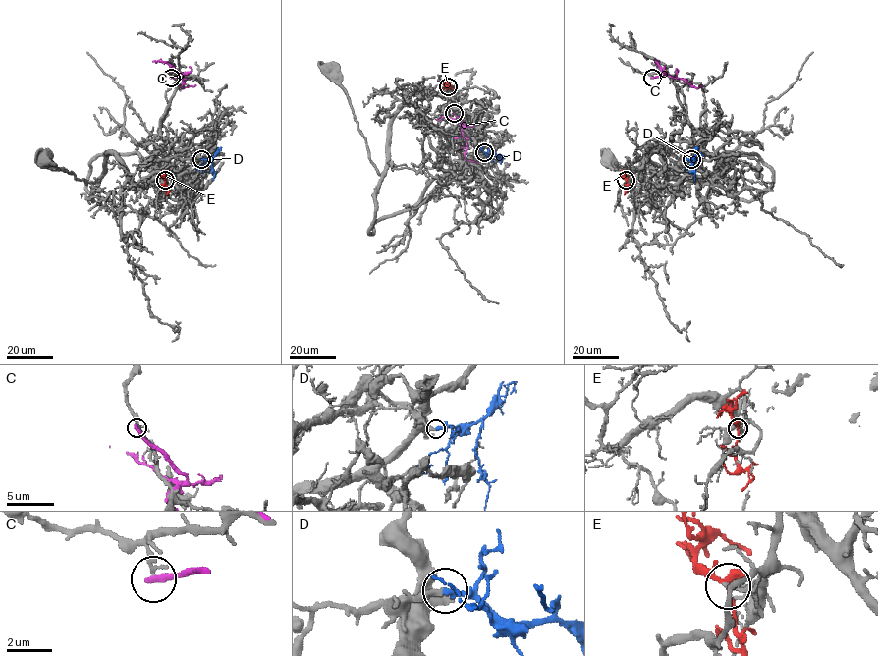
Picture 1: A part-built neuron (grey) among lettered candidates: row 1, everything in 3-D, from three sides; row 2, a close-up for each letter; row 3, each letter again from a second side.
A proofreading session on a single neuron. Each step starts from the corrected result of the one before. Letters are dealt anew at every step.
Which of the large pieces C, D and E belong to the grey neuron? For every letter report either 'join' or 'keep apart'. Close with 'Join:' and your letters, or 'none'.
C: keep apart
D: join
E: keep apart
Join: D

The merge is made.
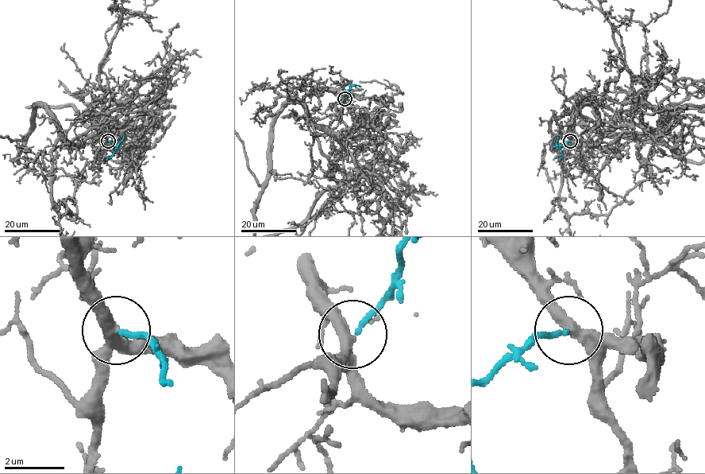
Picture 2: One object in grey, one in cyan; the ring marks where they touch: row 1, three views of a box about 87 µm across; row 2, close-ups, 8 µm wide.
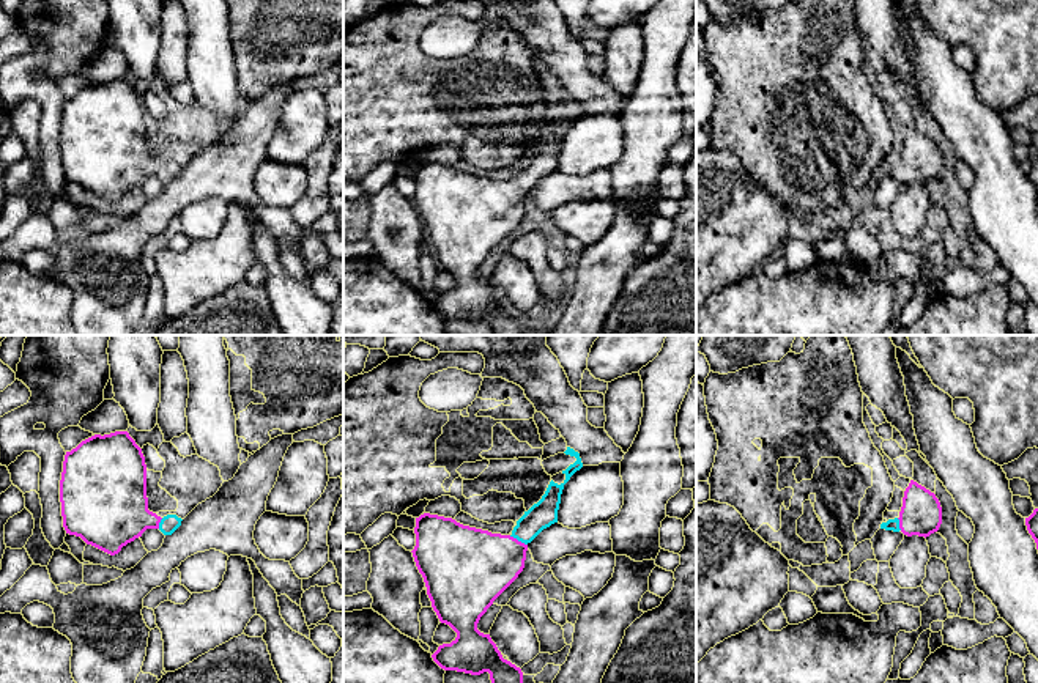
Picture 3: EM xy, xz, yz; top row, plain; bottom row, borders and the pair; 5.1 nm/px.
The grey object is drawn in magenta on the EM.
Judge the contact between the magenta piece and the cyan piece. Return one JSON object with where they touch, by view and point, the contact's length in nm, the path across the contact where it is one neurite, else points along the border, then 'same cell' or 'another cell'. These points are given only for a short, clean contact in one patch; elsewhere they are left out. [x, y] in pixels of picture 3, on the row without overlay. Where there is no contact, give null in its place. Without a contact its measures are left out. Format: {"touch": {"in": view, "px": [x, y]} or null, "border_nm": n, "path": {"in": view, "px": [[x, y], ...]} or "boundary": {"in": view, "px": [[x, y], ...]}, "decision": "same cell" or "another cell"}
{"touch": {"in": "xz", "px": [517, 188]}, "border_nm": 110, "path": {"in": "xz", "px": [[476, 214], [496, 208], [517, 188], [544, 161]]}, "decision": "same cell"}

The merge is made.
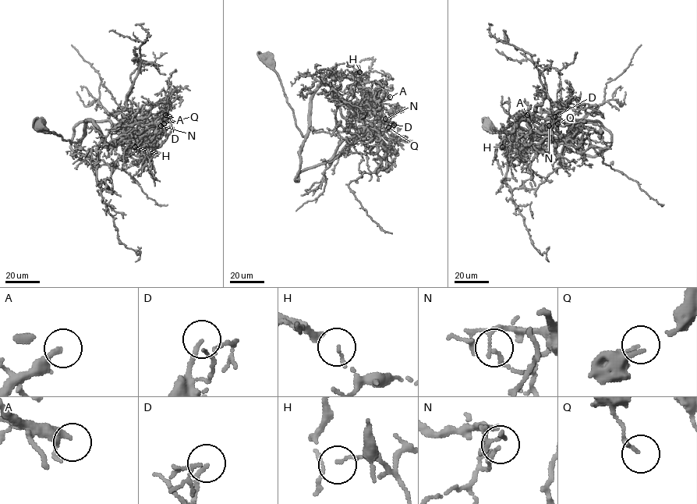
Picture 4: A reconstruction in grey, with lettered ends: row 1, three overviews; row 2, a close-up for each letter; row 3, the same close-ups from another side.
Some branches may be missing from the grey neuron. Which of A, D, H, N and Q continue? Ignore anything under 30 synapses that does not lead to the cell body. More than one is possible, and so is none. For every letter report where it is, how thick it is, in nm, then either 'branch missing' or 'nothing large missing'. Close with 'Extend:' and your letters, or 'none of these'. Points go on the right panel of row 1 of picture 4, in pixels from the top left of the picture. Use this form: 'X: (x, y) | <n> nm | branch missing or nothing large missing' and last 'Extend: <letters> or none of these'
A: (527, 115) | 200 nm | branch missing
D: (555, 116) | 140 nm | nothing large missing
H: (502, 147) | 70 nm | nothing large missing
N: (549, 126) | 140 nm | nothing large missing
Q: (557, 123) | 120 nm | nothing large missing
Extend: A

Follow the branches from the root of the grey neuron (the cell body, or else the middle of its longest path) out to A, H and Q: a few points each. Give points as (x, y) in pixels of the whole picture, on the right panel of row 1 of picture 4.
A: (485, 125), (491, 133), (567, 140), (536, 122), (520, 121), (517, 143), (533, 138), (519, 126), (527, 115)
H: (485, 125), (491, 133), (567, 140), (536, 122), (520, 121), (514, 142), (507, 135), (512, 142), (502, 147)
Q: (485, 125), (491, 133), (564, 142), (525, 121), (515, 126), (514, 140), (528, 144), (544, 125), (557, 123)

